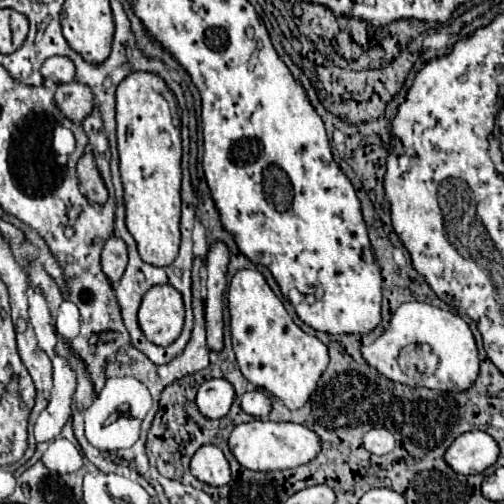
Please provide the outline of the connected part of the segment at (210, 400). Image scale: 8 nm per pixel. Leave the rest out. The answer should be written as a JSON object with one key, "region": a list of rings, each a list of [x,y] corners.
{"region":[[[208,379],[200,385],[196,405],[208,419],[224,417],[234,401],[234,387],[226,379]]]}

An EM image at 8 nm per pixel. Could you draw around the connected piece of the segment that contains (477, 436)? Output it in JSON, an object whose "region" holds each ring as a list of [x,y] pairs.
{"region":[[[486,431],[462,433],[446,451],[446,463],[460,475],[476,475],[494,465],[500,447]]]}

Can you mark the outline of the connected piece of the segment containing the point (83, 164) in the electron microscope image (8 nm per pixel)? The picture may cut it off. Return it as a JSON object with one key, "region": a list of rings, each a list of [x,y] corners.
{"region":[[[86,151],[80,159],[78,159],[78,179],[80,179],[80,185],[84,187],[86,191],[86,197],[90,201],[96,201],[100,205],[106,203],[108,199],[108,191],[104,187],[104,181],[100,177],[100,171],[96,167],[96,161],[94,161],[94,153],[92,151]]]}

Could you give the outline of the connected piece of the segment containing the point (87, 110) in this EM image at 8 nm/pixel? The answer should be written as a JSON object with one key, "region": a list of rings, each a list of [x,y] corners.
{"region":[[[80,81],[58,85],[54,101],[72,121],[84,121],[94,109],[94,95],[90,93],[90,87],[82,85]]]}

